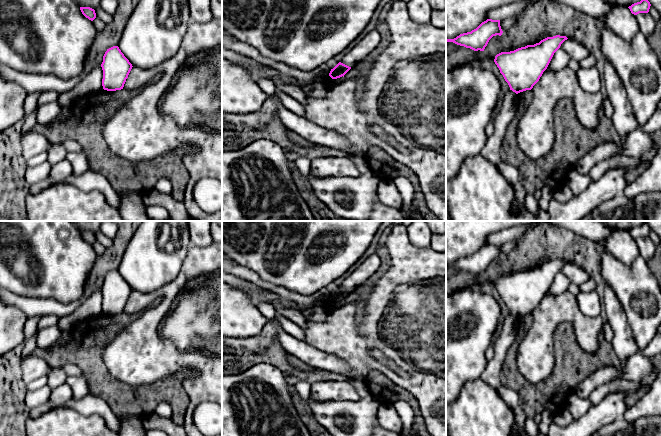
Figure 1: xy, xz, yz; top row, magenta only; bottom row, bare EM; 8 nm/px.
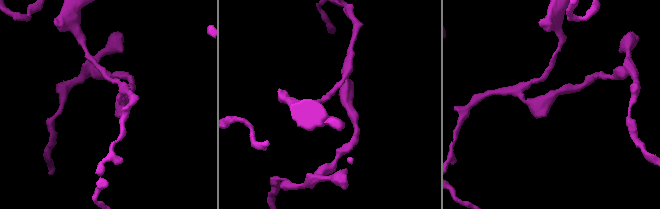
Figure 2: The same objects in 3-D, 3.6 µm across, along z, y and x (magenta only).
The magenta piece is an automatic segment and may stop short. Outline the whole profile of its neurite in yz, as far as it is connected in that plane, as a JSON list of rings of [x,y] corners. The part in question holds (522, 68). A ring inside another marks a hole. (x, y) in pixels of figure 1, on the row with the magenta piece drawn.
[[[566,36],[547,37],[534,45],[527,45],[510,52],[501,52],[494,62],[516,94],[531,90],[547,69],[554,53],[567,40]]]

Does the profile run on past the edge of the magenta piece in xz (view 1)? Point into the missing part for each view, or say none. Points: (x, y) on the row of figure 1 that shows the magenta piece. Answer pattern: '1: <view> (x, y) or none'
1: none

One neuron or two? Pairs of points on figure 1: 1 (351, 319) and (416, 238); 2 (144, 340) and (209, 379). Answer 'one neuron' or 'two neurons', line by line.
1: two neurons
2: one neuron

